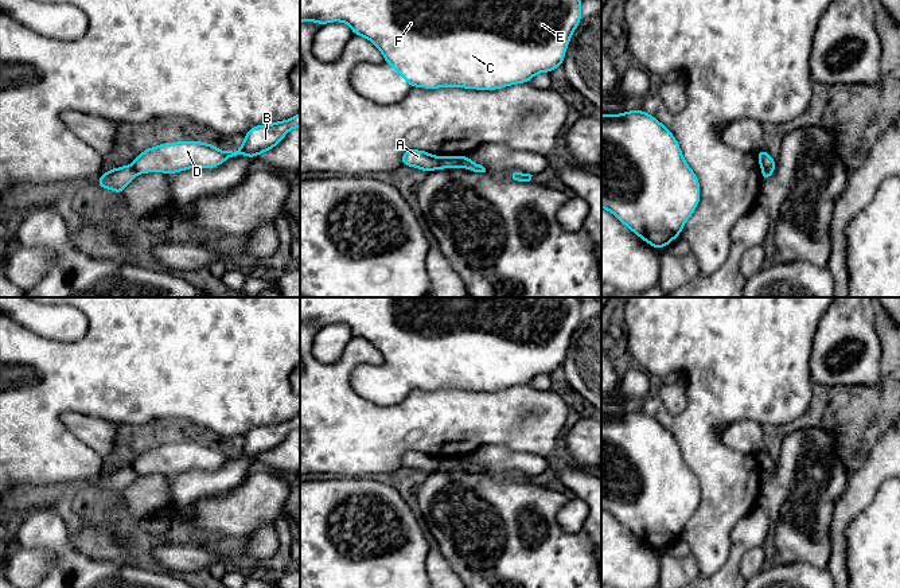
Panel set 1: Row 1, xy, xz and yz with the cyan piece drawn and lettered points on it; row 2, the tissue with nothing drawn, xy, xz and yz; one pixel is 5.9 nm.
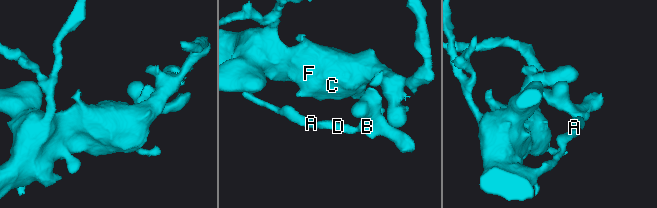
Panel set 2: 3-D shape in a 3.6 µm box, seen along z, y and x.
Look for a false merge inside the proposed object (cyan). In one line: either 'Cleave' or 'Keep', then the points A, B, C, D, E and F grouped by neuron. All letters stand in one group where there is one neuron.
Cleave. Groups: A C E F / B D

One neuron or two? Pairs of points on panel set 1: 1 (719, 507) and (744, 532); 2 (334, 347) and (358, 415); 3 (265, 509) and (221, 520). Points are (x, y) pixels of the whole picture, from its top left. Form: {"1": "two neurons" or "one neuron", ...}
{"1": "two neurons", "2": "two neurons", "3": "one neuron"}

